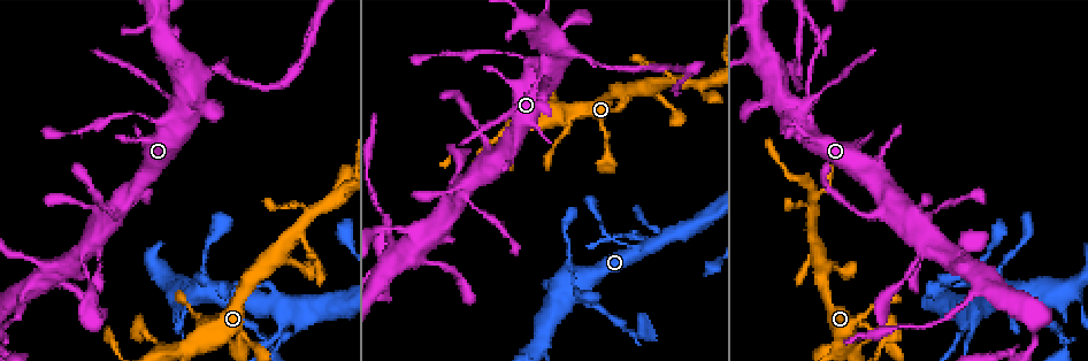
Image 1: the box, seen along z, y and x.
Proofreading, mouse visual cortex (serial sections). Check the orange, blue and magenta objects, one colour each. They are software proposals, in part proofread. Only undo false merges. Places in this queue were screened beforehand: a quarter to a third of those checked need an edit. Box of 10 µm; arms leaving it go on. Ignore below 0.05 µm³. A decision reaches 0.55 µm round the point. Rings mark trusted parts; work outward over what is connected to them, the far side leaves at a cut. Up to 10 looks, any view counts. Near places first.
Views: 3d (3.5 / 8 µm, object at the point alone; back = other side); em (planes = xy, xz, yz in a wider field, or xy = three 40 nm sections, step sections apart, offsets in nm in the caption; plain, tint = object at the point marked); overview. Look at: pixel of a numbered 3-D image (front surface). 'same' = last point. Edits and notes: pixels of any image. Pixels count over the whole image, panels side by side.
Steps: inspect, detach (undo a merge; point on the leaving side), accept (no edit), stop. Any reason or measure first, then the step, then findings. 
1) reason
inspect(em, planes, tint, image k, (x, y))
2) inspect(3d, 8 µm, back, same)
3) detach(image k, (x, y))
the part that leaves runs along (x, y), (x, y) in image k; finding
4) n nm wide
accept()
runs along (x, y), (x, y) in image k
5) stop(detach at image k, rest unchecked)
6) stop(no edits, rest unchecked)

inspect(3d, 8 µm, image 1, (206, 287))

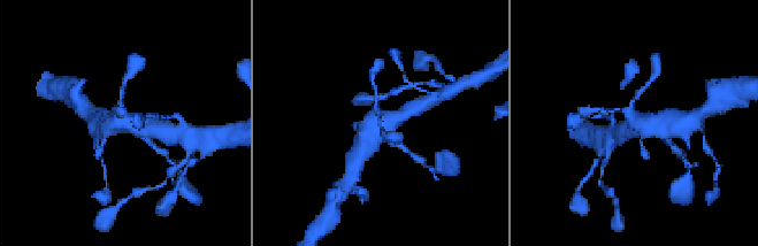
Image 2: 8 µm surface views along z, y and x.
inspect(3d, 3.5 µm, same)

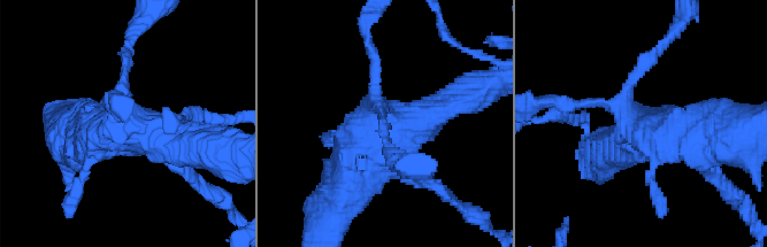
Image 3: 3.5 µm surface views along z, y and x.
inspect(em, xy, step 1, tint, image 3, (127, 123))

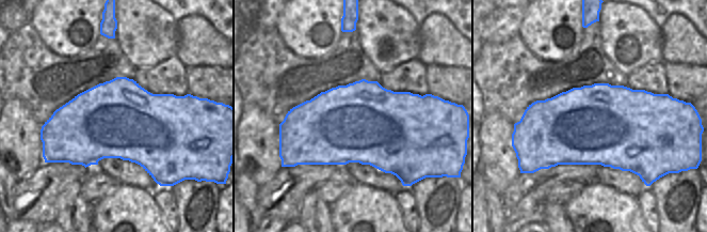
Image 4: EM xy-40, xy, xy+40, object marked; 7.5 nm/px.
accept()
runs along (444, 103), (355, 171), (331, 209) in image 3; continuous, no second cell

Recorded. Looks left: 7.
thin arm on a thick one
inspect(3d, 3.5 µm, image 1, (280, 305))

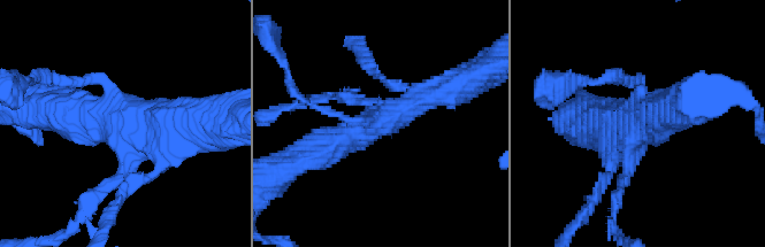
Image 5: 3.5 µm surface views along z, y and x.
inspect(em, xy, step 5, tint, image 5, (382, 119))

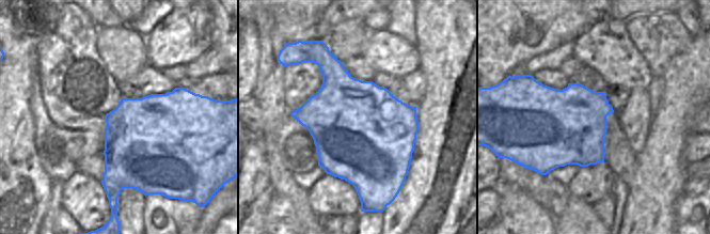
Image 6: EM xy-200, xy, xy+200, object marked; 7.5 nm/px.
accept()
runs along (313, 152), (451, 90) in image 5; one cell here

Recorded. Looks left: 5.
sudden change in width
inspect(3d, 8 µm, image 1, (921, 253))

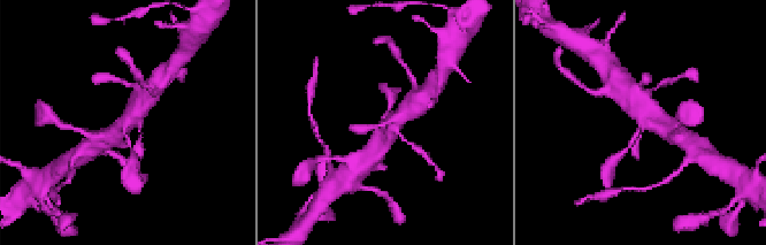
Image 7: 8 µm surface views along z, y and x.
now the EM
inspect(em, planes, tint, same)

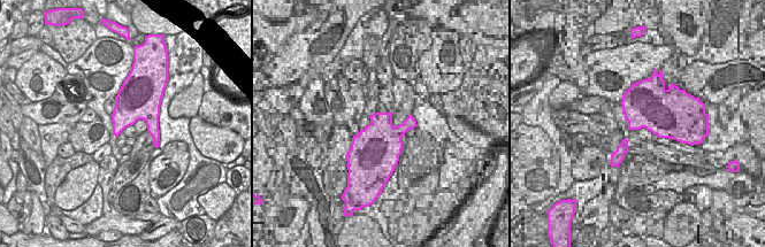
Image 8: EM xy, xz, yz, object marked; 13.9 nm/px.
420 nm wide
accept()
runs along (626, 89), (645, 116), (667, 130) in image 7; one cell here

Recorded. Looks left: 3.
calibre changes
inspect(3d, 3.5 µm, image 1, (392, 242))

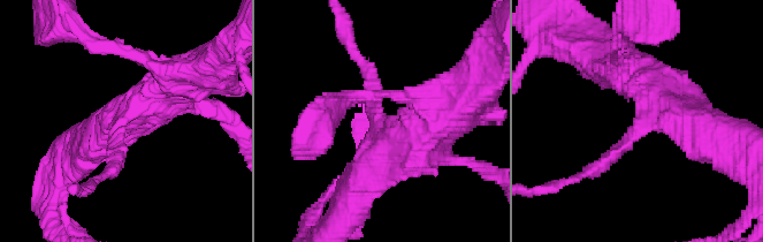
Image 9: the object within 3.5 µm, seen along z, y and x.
3 arms; arms of 200, 500, 600 nm
inspect(em, xy, step 5, tint, image 9, (378, 124))

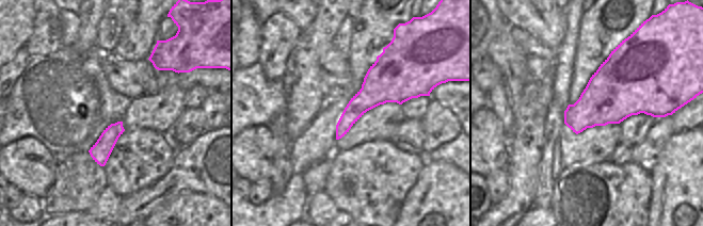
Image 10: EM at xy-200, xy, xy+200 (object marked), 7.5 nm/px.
accept()
runs along (175, 80), (119, 122), (108, 172) in image 9; continuous, no second cell

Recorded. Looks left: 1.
stop(no edits, rest unchecked)

